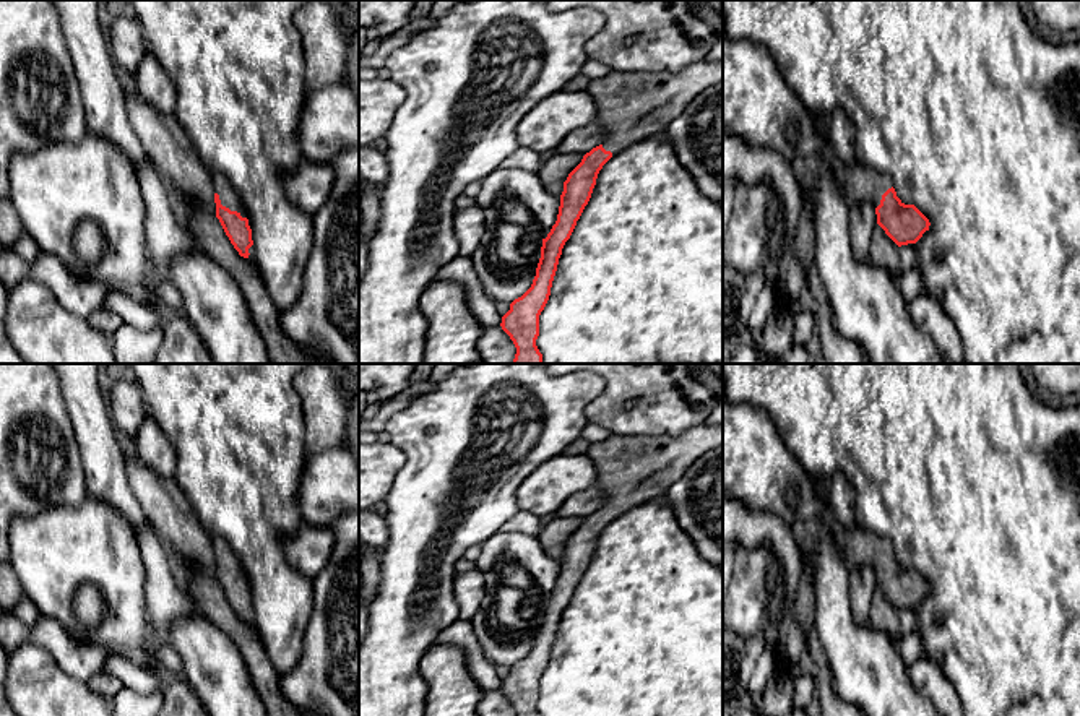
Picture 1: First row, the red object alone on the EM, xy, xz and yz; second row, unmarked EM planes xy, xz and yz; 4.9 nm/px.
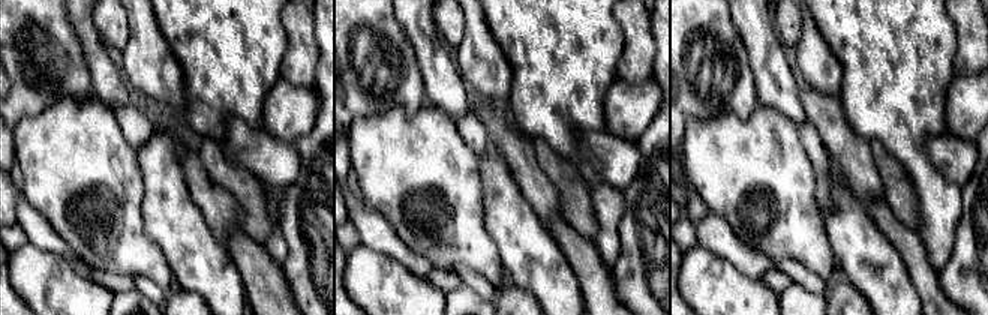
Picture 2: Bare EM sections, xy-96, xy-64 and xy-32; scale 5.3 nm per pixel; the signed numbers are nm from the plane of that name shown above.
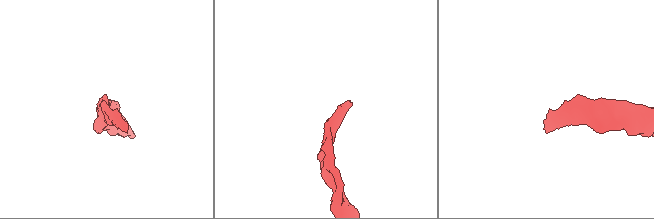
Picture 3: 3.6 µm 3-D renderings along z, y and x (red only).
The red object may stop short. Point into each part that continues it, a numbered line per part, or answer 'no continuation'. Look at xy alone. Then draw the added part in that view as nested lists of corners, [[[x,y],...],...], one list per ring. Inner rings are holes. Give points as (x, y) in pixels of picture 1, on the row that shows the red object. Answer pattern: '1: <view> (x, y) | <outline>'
1: xy (229, 198) | [[[211,172],[213,190],[219,195],[221,205],[229,208],[231,211],[237,211],[242,218],[247,218],[242,200],[237,192],[232,188],[227,177],[221,172]]]

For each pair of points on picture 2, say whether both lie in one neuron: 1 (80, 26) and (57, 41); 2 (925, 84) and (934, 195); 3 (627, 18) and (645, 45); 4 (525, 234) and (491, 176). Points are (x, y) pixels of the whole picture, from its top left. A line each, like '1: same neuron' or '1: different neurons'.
1: different neurons
2: same neuron
3: same neuron
4: same neuron

